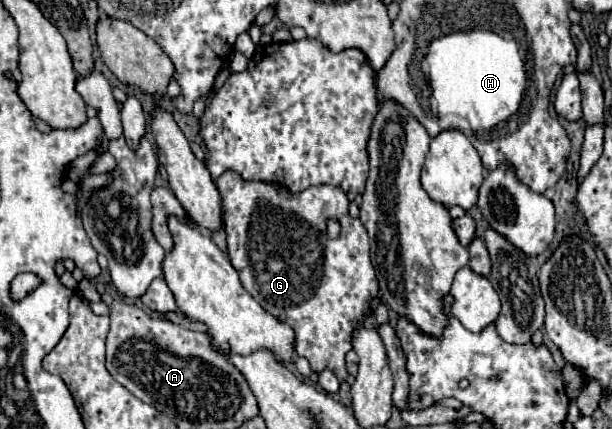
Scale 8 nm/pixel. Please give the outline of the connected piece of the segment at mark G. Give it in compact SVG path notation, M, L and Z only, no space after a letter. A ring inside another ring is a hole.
M225 171L215 185L223 197L229 259L237 269L243 287L267 313L295 331L293 349L311 363L313 371L321 373L329 367L339 379L347 379L345 355L351 351L351 333L355 323L367 313L369 299L377 295L379 289L369 259L367 231L359 219L349 217L347 195L333 185L317 185L301 193L291 193L277 183L245 181L235 171ZM329 219L335 219L341 225L341 233L335 239L327 235Z

